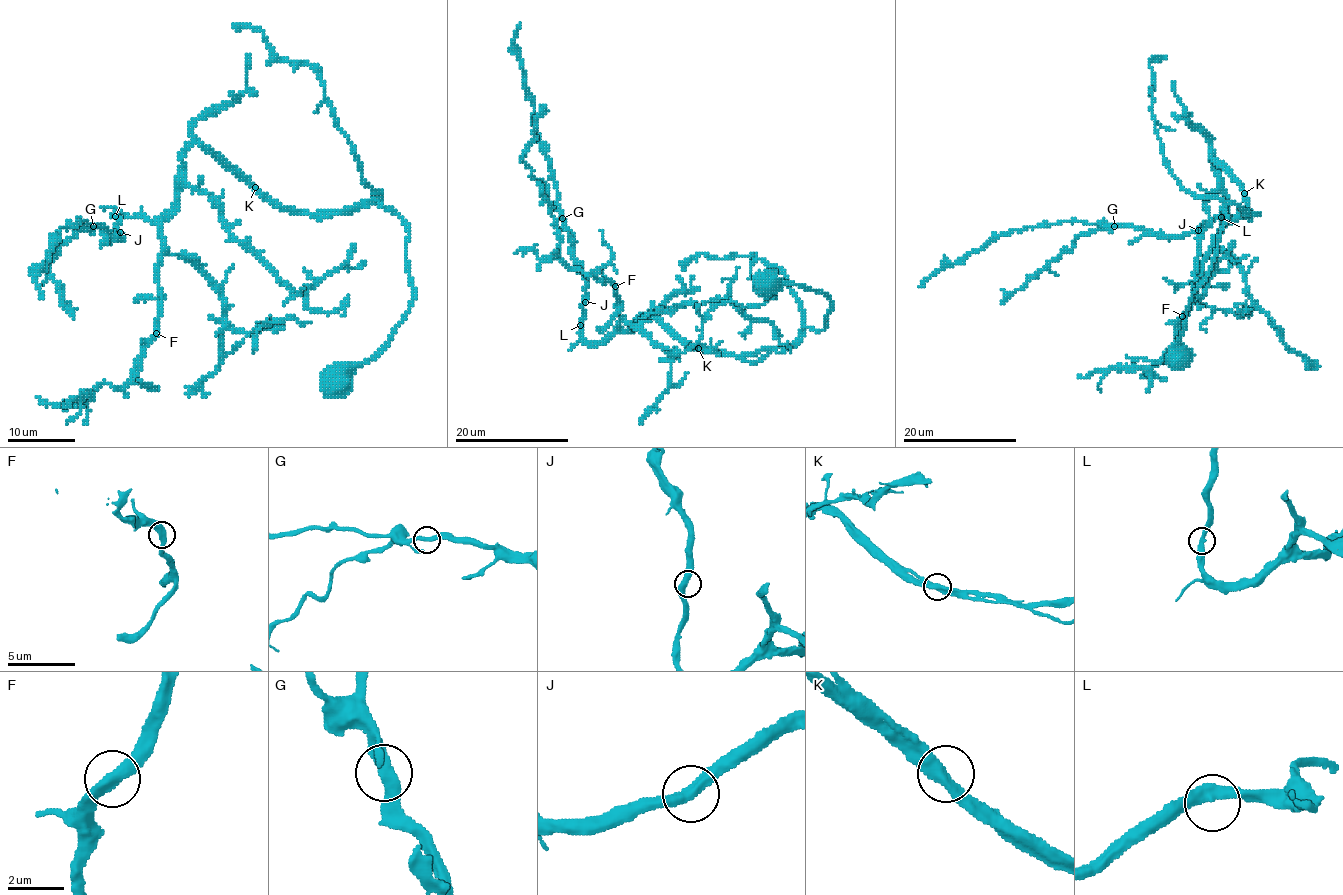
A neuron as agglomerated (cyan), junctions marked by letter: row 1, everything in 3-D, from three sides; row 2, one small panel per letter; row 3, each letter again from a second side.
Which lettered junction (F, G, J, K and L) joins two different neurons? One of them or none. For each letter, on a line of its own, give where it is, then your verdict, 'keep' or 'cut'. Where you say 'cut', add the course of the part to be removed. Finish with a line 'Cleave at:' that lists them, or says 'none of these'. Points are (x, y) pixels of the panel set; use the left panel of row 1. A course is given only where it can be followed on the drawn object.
F: at (156, 333); keep
G: at (93, 226); keep
J: at (120, 232); keep
K: at (255, 187); keep
L: at (115, 216); keep
Cleave at: none of these

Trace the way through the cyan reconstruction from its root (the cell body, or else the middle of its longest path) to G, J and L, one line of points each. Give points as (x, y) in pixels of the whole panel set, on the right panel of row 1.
G: (1177, 357), (1222, 209), (1251, 215), (1244, 189), (1211, 156), (1225, 215), (1238, 217), (1175, 236), (1114, 226)
J: (1177, 357), (1222, 209), (1251, 215), (1211, 156), (1225, 215), (1238, 217), (1198, 230)
L: (1177, 357), (1222, 209), (1251, 215), (1211, 156), (1225, 215), (1238, 217), (1221, 217)

